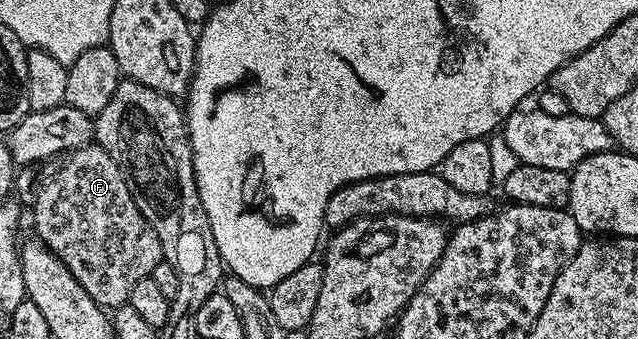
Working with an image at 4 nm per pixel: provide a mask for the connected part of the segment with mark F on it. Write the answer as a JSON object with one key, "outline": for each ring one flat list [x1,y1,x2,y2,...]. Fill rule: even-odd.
{"outline":[[91,144,89,146,81,146,80,149,71,151,65,157,65,162,56,172,56,174,42,187,37,189,35,197,32,202,34,206,34,234,49,251,61,260,67,269,72,273,74,278,80,284,88,296,92,297,92,300,97,303,98,306,105,310,113,310,117,306,125,305,129,299,132,288,144,278,149,278,158,263,162,262,163,259,163,246,160,244,160,238,156,236,155,229,148,224,147,220,144,219,143,214,139,208,136,207,136,202,131,194,130,186,126,182,126,178,122,174,122,170,111,158,111,154,103,149,102,146,97,144]]}

